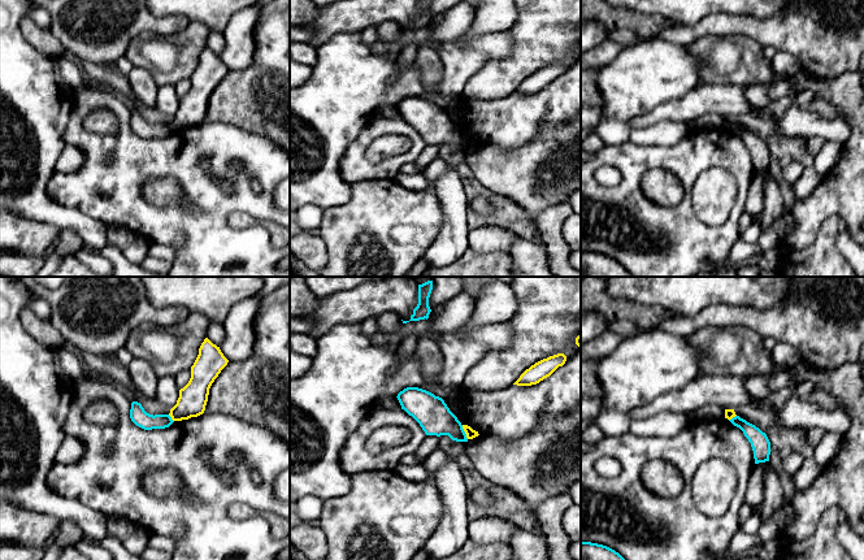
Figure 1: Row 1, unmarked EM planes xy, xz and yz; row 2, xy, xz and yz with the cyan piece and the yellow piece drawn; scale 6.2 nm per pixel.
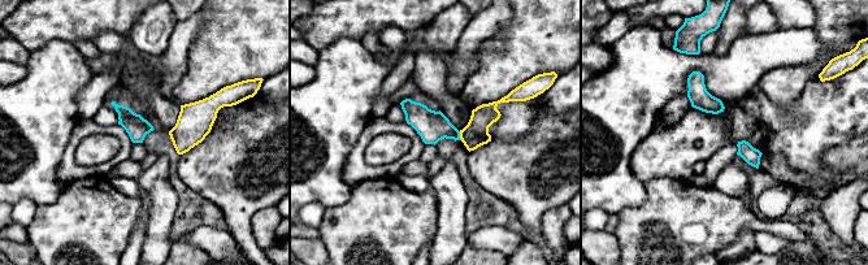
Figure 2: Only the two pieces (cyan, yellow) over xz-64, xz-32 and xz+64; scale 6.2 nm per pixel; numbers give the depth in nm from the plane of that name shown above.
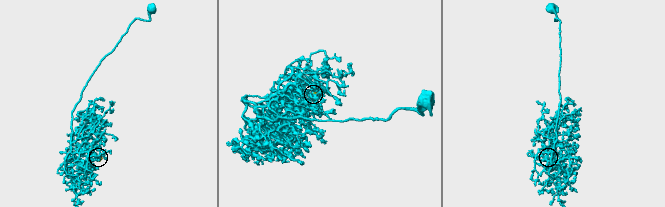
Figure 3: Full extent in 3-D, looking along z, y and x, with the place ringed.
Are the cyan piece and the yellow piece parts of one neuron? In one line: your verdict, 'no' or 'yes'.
no

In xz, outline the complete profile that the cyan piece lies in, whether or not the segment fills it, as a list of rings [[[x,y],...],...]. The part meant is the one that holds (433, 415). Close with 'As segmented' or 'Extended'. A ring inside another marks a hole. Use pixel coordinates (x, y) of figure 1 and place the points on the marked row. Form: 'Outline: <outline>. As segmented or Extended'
Outline: [[[407,387],[396,398],[401,409],[420,424],[426,435],[448,435],[452,440],[468,442],[461,422],[442,398],[418,387]]]. As segmented

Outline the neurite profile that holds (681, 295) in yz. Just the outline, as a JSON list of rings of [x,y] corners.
[[[609,277],[607,294],[617,299],[664,307],[674,314],[695,316],[707,307],[728,304],[767,309],[791,296],[791,277]]]

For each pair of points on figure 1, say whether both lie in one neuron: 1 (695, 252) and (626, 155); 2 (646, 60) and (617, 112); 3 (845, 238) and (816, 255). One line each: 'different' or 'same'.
1: same
2: same
3: different

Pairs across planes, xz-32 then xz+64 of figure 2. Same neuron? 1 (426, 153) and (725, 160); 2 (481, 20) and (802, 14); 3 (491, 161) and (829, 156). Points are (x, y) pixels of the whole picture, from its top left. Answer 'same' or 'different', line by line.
1: same
2: same
3: same

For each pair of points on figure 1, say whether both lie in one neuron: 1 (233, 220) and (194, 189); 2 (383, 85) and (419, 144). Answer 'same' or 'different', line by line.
1: different
2: different

